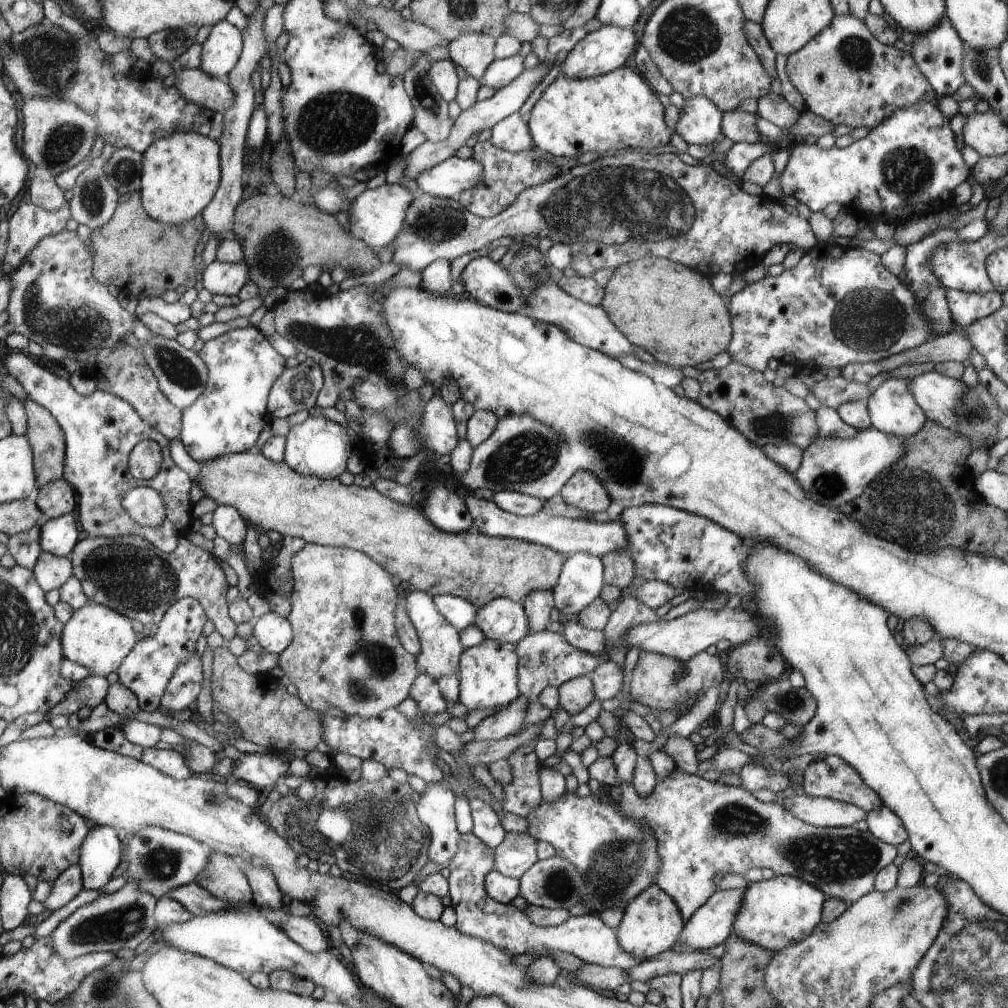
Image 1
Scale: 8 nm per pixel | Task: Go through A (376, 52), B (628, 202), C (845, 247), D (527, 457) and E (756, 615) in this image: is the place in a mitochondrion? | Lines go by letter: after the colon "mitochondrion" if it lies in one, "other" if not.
A: other
B: mitochondrion
C: other
D: mitochondrion
E: other

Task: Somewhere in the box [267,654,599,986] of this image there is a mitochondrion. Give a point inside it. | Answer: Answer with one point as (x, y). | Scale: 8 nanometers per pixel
(390, 841)

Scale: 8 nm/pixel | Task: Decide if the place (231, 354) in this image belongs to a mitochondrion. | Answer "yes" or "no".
no

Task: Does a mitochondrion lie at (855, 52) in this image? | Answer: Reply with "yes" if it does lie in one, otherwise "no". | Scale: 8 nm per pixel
yes

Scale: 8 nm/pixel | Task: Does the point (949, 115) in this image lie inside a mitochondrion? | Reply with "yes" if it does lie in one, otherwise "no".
no

